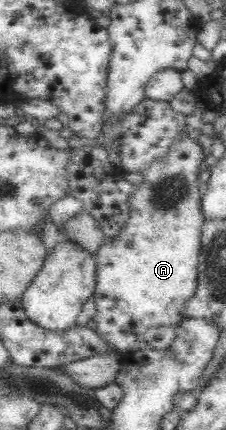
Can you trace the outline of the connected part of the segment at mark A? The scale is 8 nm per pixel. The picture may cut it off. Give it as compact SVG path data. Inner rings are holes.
M185 130L181 132L177 139L172 143L168 153L164 153L164 157L160 159L154 159L150 165L146 165L144 169L140 169L139 173L142 173L144 177L144 183L142 185L136 185L130 191L128 195L128 208L130 208L130 217L124 223L122 229L118 232L116 237L103 243L99 250L95 253L97 260L97 275L96 275L96 288L94 290L94 303L95 303L95 314L92 316L93 320L96 322L96 331L103 336L110 345L113 345L120 354L126 352L132 352L136 350L154 349L154 350L169 350L172 342L175 338L175 328L184 319L184 303L186 300L192 297L192 293L196 291L197 286L197 267L198 259L201 250L201 227L205 222L204 213L202 211L200 194L200 182L204 178L202 172L204 171L200 168L202 165L202 159L204 159L204 154L208 154L209 146L204 147L203 141L194 141L188 136L188 131Z

